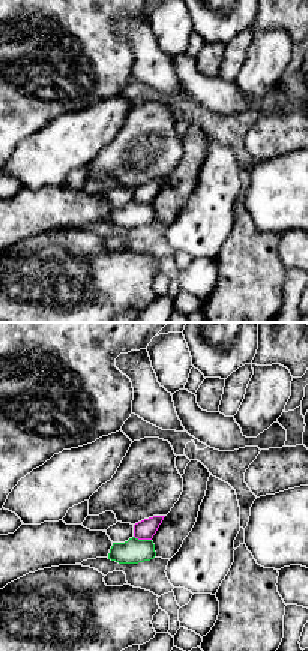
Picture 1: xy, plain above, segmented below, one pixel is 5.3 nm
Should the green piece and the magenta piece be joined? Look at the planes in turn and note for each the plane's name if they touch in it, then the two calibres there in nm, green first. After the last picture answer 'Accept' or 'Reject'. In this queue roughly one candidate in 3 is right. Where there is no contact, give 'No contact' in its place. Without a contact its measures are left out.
Touches green in xy. Thickness 140 nm (green) against 110 nm

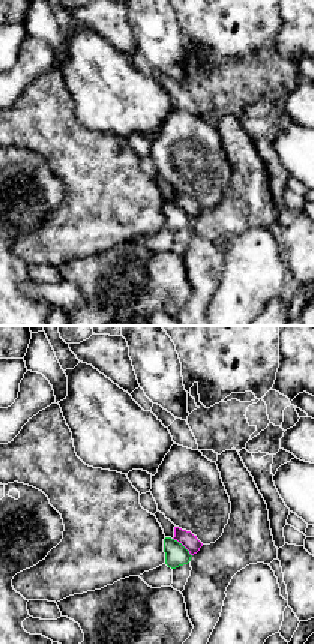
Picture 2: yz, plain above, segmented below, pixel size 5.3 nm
Touches green in yz. Thickness 120 nm (green) against 80 nm

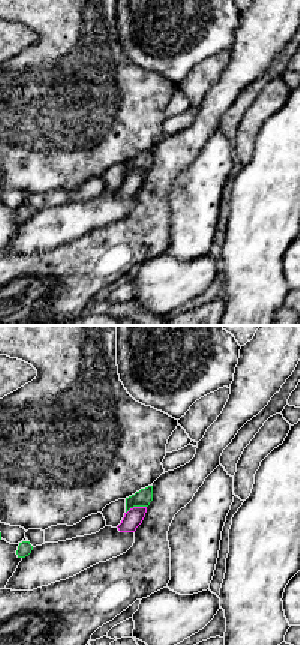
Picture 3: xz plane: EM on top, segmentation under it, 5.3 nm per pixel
Touches green in xz. Thickness 90 nm (green) against 100 nm

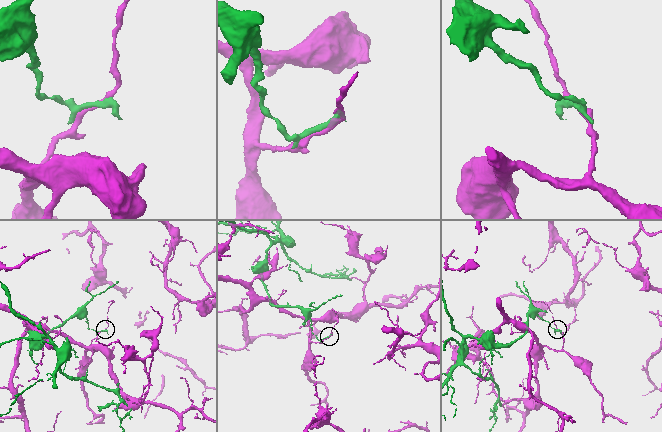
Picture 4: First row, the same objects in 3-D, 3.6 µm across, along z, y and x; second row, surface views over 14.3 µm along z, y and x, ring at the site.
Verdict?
Reject

